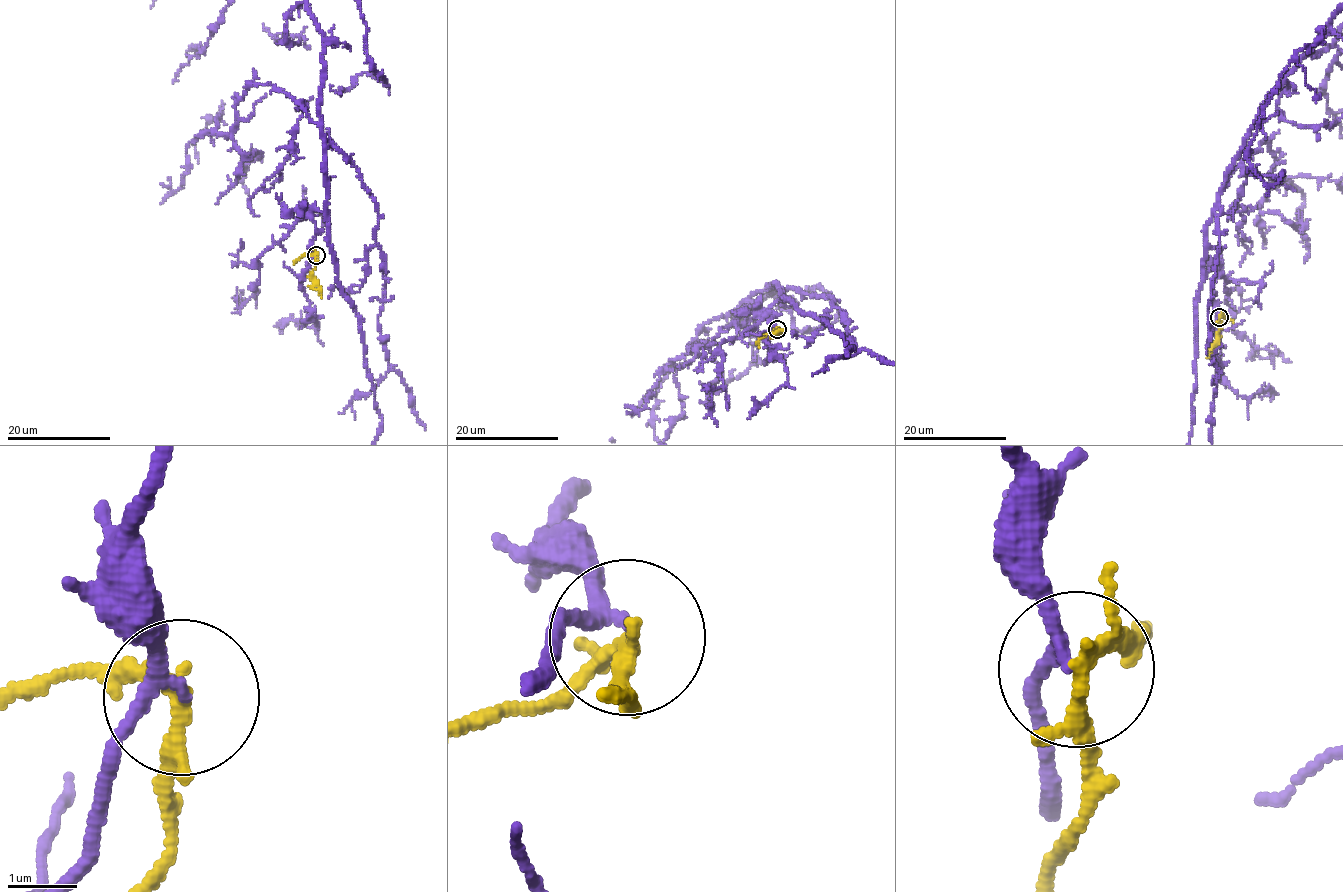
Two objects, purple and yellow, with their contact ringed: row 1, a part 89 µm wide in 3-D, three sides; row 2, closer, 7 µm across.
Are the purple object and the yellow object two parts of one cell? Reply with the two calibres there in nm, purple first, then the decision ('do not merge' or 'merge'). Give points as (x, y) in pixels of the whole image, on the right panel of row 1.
calibres 170 and 170 nm; do not merge

